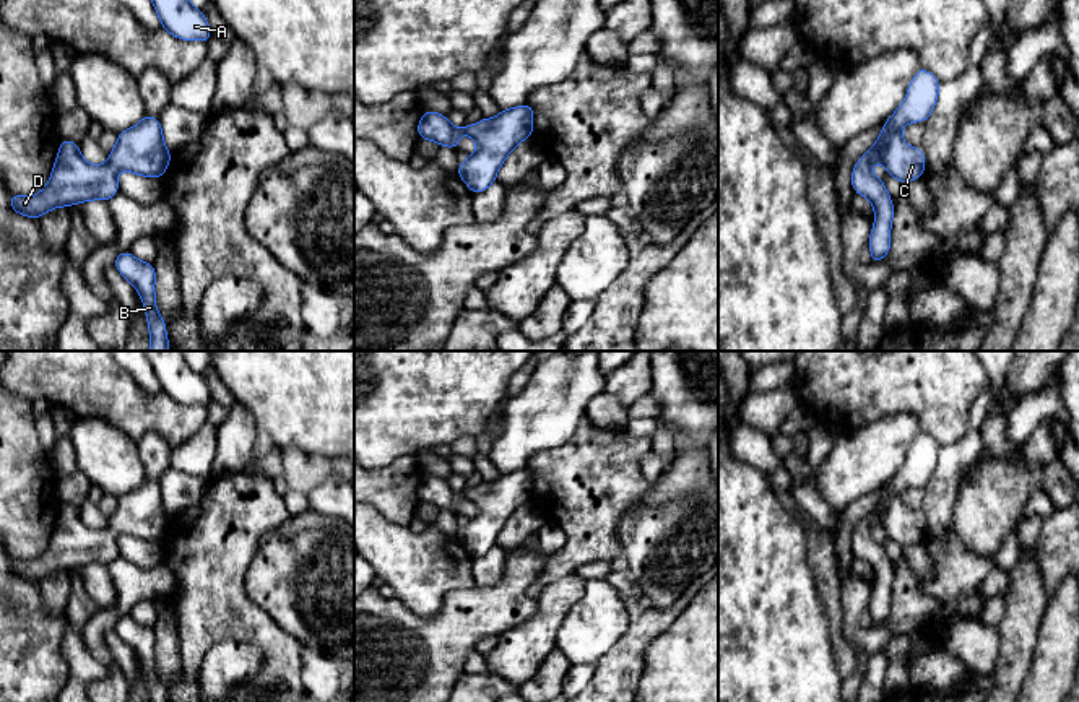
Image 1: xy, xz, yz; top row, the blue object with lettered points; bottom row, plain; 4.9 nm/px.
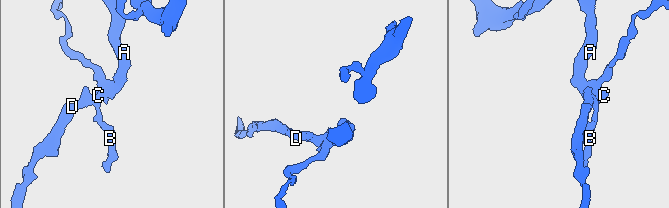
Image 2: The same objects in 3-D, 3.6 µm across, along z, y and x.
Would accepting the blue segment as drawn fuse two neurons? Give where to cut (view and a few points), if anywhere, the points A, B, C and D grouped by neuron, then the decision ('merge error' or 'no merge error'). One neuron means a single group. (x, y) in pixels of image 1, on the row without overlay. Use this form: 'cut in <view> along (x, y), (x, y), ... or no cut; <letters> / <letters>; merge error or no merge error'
no cut; A B C D; no merge error

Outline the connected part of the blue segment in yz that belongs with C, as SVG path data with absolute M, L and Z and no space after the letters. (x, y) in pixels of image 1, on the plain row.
M918 432L908 448L907 460L897 474L887 483L874 510L863 517L852 535L855 557L866 561L874 570L874 590L868 611L871 627L887 621L890 614L890 588L894 567L886 554L884 544L878 543L871 528L879 523L886 535L904 549L921 541L925 536L925 517L921 512L908 510L900 494L910 486L925 486L931 479L939 458L939 445L925 432Z

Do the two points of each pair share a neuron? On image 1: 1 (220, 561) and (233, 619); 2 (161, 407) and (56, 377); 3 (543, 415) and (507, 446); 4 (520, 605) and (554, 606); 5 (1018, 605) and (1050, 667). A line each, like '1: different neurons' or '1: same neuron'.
1: same neuron
2: same neuron
3: same neuron
4: different neurons
5: different neurons

